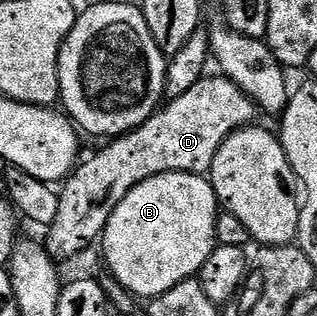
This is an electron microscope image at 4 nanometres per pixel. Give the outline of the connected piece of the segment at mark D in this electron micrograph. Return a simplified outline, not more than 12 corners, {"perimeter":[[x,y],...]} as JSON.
{"perimeter":[[206,76],[80,162],[50,250],[100,236],[116,199],[163,173],[208,174],[258,111]]}

